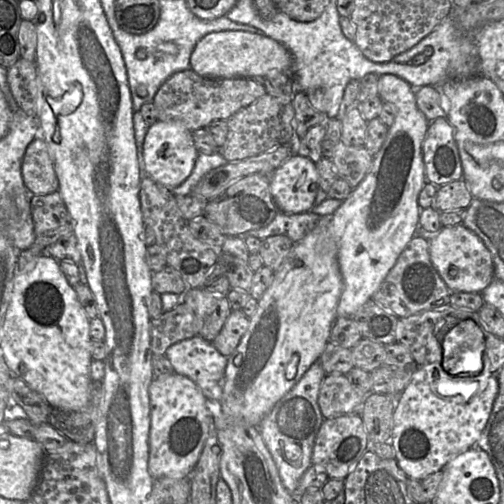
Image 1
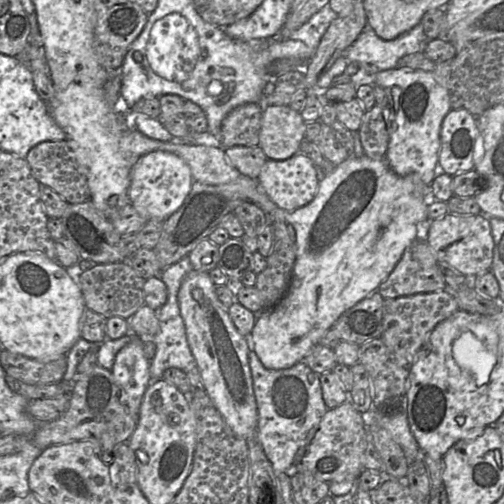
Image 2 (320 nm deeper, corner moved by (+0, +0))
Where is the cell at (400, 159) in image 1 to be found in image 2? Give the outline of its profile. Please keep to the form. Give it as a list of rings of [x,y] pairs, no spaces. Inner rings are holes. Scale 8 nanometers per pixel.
[[[365,69],[351,77],[351,82],[359,87],[370,84],[382,87],[388,97],[389,108],[387,127],[389,145],[385,160],[390,169],[399,176],[416,174],[425,185],[430,186],[435,178],[435,168],[441,148],[441,125],[451,110],[450,92],[443,86],[443,78],[418,69],[389,69],[369,74]]]

